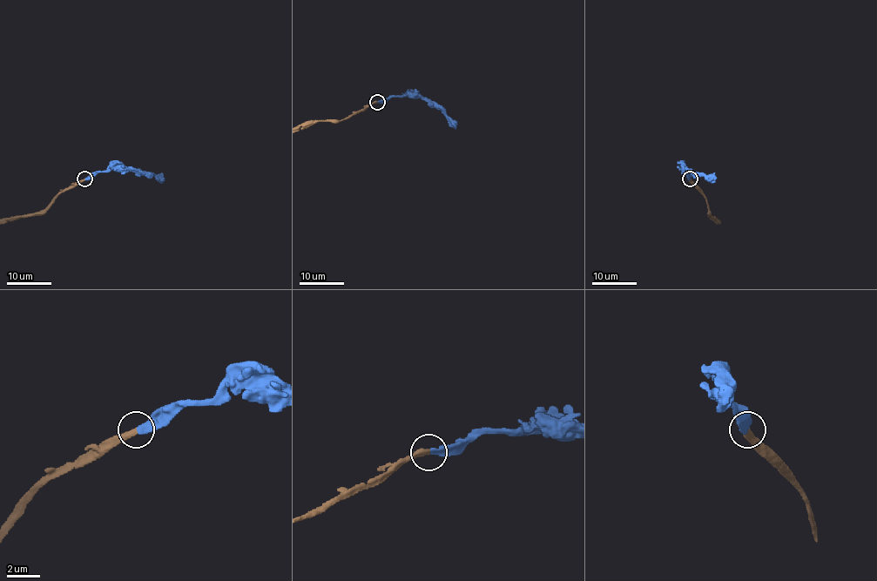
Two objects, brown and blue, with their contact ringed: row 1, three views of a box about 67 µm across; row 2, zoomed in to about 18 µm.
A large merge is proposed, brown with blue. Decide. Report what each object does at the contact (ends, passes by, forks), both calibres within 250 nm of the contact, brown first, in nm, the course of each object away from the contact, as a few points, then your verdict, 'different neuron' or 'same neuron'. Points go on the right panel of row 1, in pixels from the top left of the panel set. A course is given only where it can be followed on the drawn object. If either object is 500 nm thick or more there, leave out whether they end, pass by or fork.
brown ends there; blue ends there; 340 nm thick on the brown side, 320 nm on the other; blue runs (690, 179), (683, 168), (709, 175), (715, 182); same neuron

